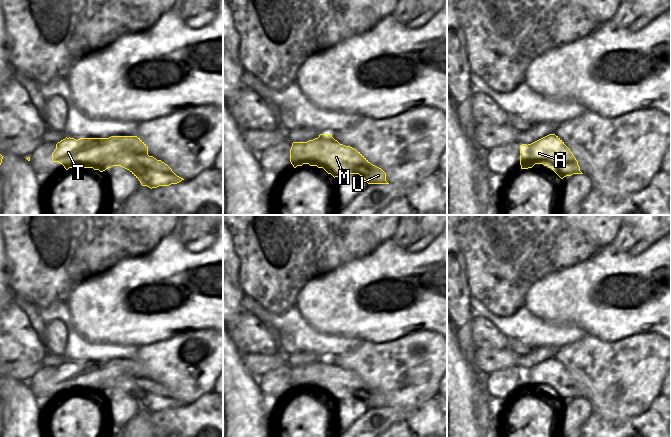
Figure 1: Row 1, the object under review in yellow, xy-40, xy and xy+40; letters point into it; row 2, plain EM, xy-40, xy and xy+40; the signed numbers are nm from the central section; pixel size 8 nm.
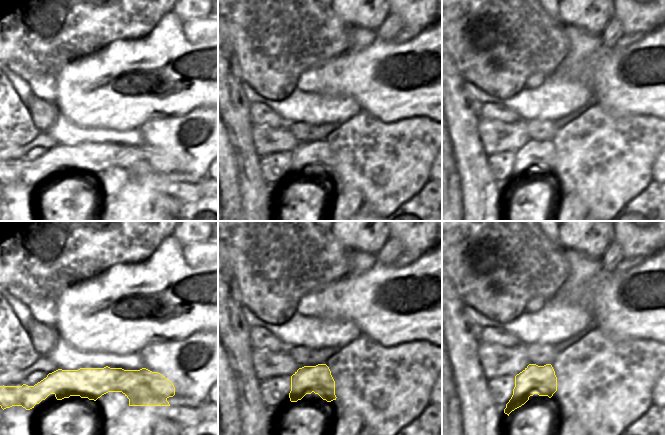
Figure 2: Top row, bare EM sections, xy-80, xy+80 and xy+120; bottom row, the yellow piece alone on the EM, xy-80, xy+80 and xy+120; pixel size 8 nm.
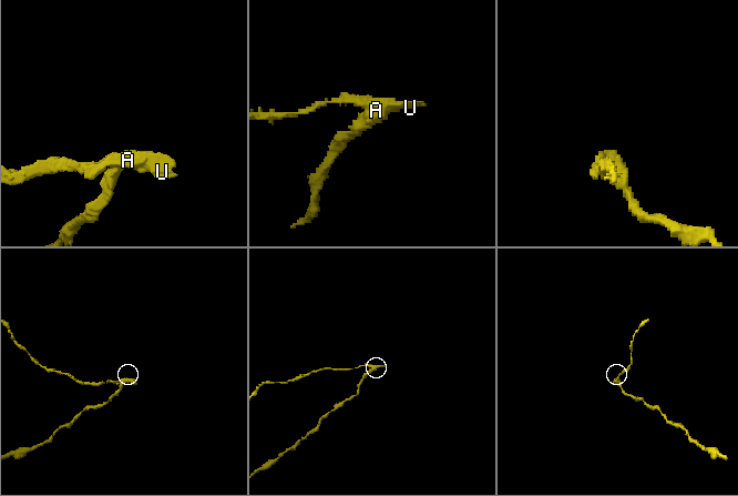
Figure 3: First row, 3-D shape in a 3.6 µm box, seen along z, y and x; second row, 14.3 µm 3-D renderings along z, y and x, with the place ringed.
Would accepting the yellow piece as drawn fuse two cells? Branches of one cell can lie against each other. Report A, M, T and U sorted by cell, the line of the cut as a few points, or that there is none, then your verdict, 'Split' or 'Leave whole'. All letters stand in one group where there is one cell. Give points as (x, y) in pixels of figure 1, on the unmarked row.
Groups: A M U / T. Split along xy-40 (147, 377), (118, 377), (112, 383), (107, 383), (98, 393). Split

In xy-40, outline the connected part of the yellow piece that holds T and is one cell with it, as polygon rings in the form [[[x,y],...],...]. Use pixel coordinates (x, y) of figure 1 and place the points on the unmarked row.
[[[111,360],[109,362],[65,362],[56,368],[56,373],[52,377],[52,385],[59,386],[66,394],[75,390],[84,392],[93,392],[99,394],[100,390],[107,384],[113,384],[114,381],[123,377],[127,380],[141,380],[148,378],[148,371],[137,360]]]

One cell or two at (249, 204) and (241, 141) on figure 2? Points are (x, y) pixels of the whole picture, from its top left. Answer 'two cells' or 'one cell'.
one cell

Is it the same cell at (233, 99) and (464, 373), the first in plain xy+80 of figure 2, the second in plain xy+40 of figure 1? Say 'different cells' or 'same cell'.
different cells

